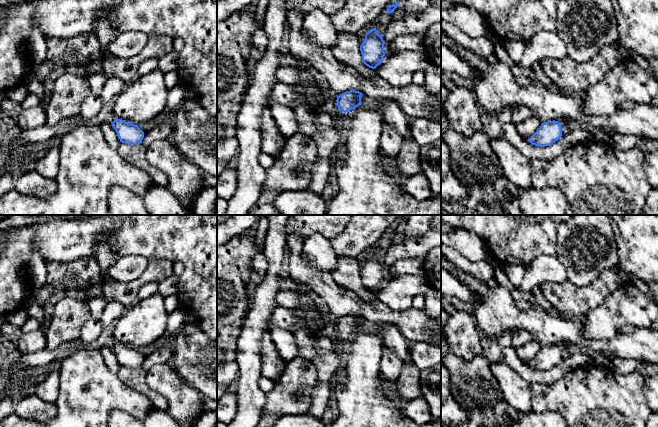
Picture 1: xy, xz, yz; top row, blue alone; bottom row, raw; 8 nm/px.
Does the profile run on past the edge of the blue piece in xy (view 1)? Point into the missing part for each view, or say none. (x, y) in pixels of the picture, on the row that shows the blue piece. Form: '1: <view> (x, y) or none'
1: none

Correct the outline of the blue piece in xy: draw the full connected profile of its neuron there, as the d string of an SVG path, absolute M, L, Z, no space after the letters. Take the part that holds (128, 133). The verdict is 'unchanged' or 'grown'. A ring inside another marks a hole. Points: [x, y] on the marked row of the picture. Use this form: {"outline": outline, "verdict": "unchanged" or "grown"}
{"outline": "M115 118L112 122L117 136L122 143L136 145L142 143L144 138L144 132L132 123L128 123L125 120Z", "verdict": "unchanged"}

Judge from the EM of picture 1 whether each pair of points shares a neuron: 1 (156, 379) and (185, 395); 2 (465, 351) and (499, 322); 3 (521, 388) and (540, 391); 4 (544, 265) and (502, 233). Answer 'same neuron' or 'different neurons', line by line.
1: same neuron
2: different neurons
3: different neurons
4: different neurons

